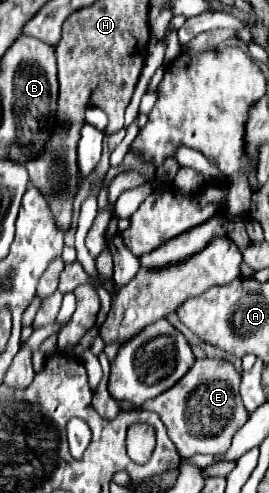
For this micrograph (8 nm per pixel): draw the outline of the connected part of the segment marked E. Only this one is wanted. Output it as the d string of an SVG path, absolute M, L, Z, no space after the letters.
M205 357L201 361L195 361L195 365L183 375L177 385L181 383L189 383L189 401L185 391L173 387L167 389L167 393L161 393L159 397L147 401L143 409L155 411L161 417L163 425L167 427L167 435L179 449L181 457L193 457L197 453L212 456L225 454L237 429L243 427L243 423L249 419L249 413L239 397L239 371L229 361L223 361L219 357Z

